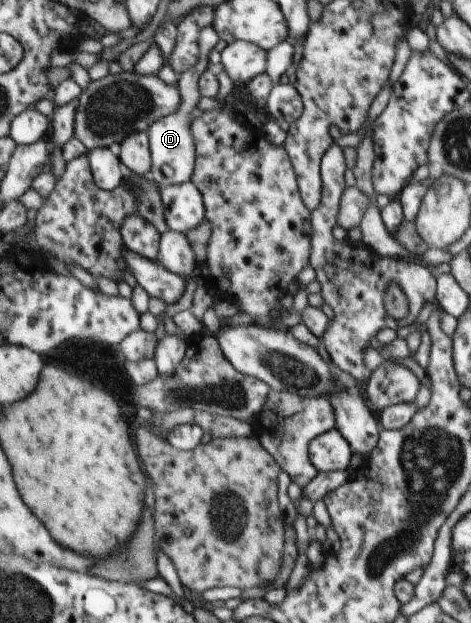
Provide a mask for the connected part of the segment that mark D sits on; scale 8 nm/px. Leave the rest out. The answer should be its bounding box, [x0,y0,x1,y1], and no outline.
[146,26,219,189]

